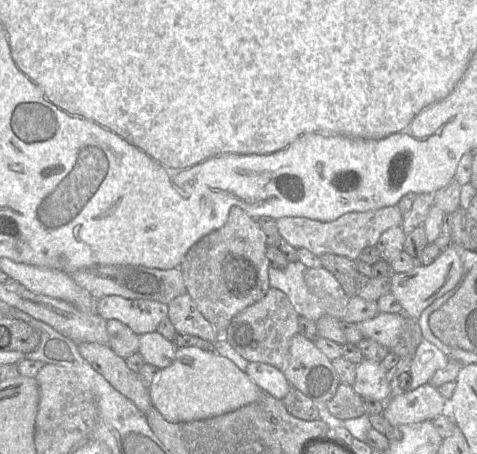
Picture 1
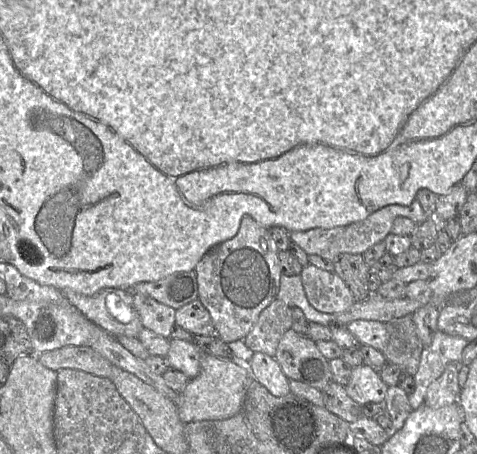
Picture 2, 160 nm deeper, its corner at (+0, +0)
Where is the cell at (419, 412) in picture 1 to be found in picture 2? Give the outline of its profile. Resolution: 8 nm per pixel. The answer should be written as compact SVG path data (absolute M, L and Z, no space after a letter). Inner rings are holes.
M449 363L441 376L427 388L424 405L437 409L453 403L458 403L460 387L458 373L460 363Z

